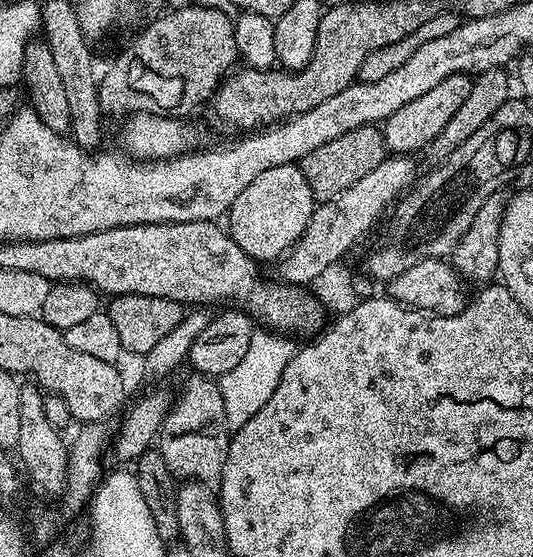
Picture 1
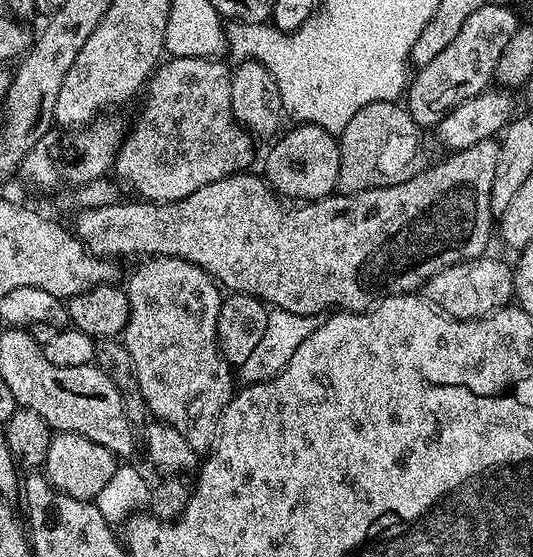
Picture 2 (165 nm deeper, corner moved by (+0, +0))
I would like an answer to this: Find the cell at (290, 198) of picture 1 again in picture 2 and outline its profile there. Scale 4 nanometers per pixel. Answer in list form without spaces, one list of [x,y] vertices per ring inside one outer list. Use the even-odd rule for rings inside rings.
[[[297,123],[295,127],[293,132],[285,131],[275,141],[277,144],[268,152],[268,161],[262,169],[263,175],[273,192],[292,202],[311,202],[333,195],[337,191],[340,169],[340,145],[337,137],[322,130],[322,126],[317,124]]]

